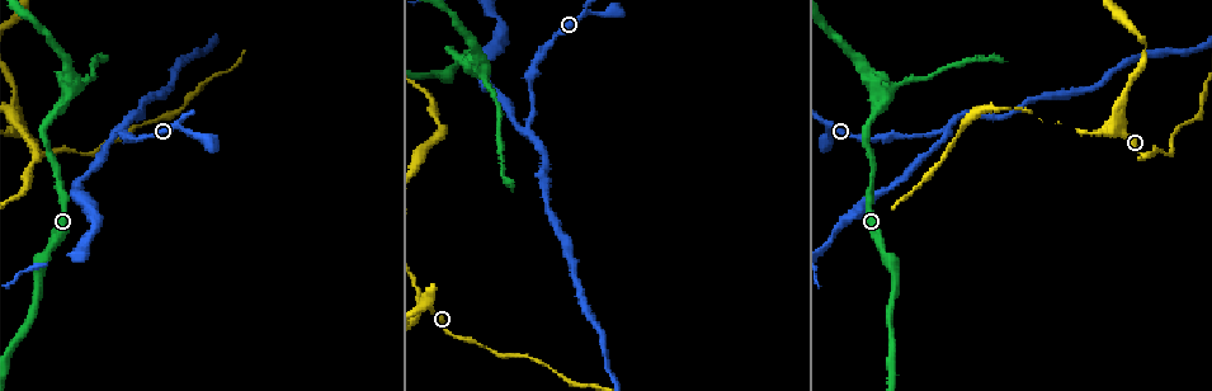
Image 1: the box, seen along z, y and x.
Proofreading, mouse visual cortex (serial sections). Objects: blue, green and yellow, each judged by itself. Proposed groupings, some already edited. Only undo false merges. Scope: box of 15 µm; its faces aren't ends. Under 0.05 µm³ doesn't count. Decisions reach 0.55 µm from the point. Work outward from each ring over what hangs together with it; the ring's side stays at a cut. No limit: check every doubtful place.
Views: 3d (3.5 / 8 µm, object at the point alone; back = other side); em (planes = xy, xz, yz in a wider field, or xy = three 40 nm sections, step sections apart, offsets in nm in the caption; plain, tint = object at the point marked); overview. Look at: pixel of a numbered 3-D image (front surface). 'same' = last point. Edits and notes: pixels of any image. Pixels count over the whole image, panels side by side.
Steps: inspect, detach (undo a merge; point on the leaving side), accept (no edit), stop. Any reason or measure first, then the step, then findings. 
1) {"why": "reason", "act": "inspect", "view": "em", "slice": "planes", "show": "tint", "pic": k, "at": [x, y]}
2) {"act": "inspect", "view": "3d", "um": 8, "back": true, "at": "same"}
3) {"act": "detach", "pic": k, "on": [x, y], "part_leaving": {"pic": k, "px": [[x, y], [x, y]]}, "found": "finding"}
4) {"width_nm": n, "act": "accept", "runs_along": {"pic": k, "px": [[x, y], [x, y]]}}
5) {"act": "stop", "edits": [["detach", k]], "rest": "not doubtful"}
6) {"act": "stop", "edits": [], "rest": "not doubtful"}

{"why": "a fork", "act": "inspect", "view": "3d", "um": 3.5, "pic": 1, "at": [1117, 127]}

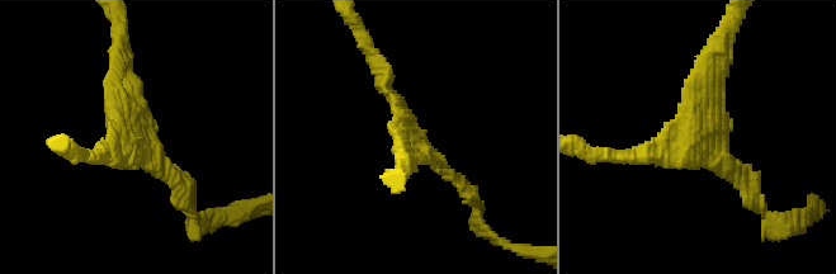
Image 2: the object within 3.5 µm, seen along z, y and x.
{"act": "inspect", "view": "em", "slice": "xy", "step": 5, "show": "tint", "pic": 2, "at": [704, 141]}

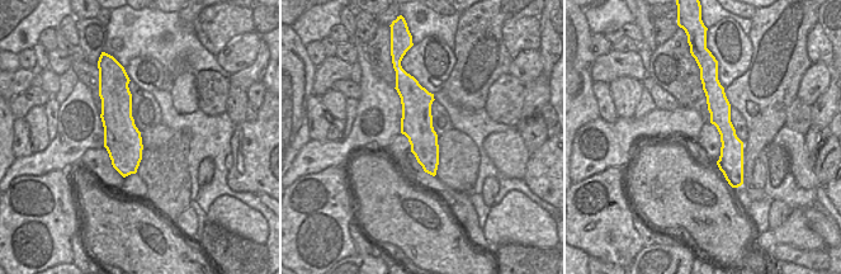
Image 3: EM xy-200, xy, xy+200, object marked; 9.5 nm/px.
{"width_nm": 320, "act": "accept", "runs_along": {"pic": 2, "px": [[183, 184], [121, 126], [117, 62]]}, "found": "one cell here"}

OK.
{"why": "abrupt turn", "act": "inspect", "view": "3d", "um": 3.5, "pic": 1, "at": [477, 68]}

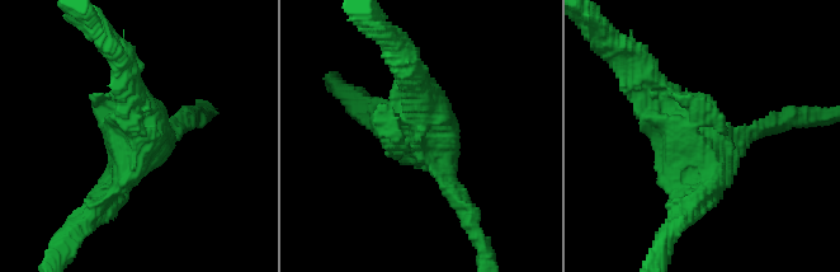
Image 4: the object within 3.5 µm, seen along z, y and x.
{"act": "inspect", "view": "em", "slice": "xy", "step": 1, "show": "tint", "pic": 4, "at": [709, 153]}

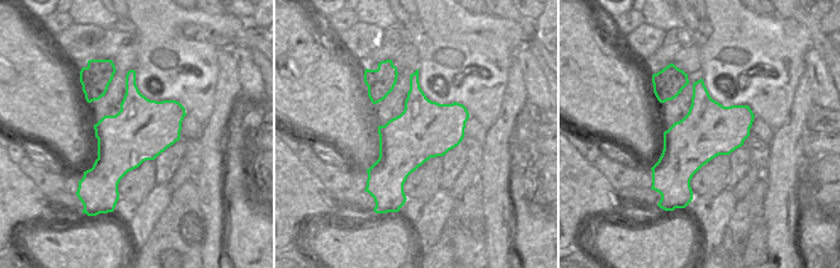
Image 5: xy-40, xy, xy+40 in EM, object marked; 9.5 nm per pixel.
{"act": "accept", "runs_along": {"pic": 4, "px": [[91, 214], [138, 150], [133, 88]]}, "found": "all the same cell"}

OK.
{"why": "three arms meet", "act": "inspect", "view": "3d", "um": 3.5, "pic": 1, "at": [946, 131]}

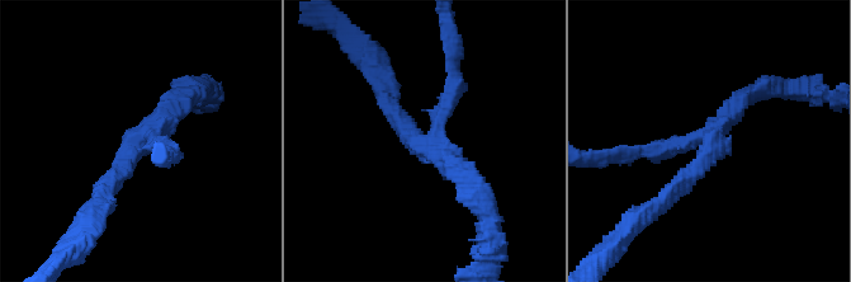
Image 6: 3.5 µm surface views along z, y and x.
{"arms": 3, "arm_widths_nm": [200, 250, 250], "act": "inspect", "view": "em", "slice": "planes", "show": "tint", "pic": 6, "at": [709, 134]}

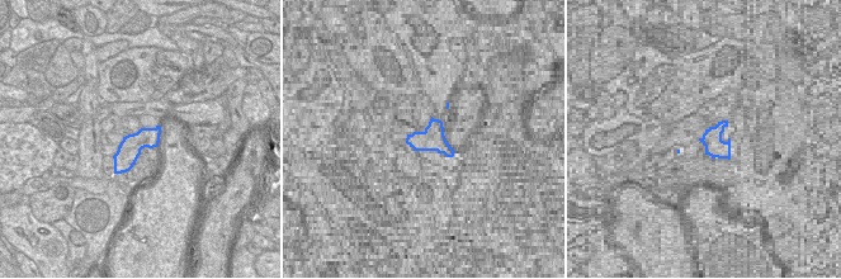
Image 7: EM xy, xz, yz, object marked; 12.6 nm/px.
{"act": "accept", "runs_along": {"pic": 6, "px": [[629, 150], [708, 135], [762, 88]]}, "found": "one cell here"}

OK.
{"act": "stop", "edits": [], "rest": "not doubtful"}

